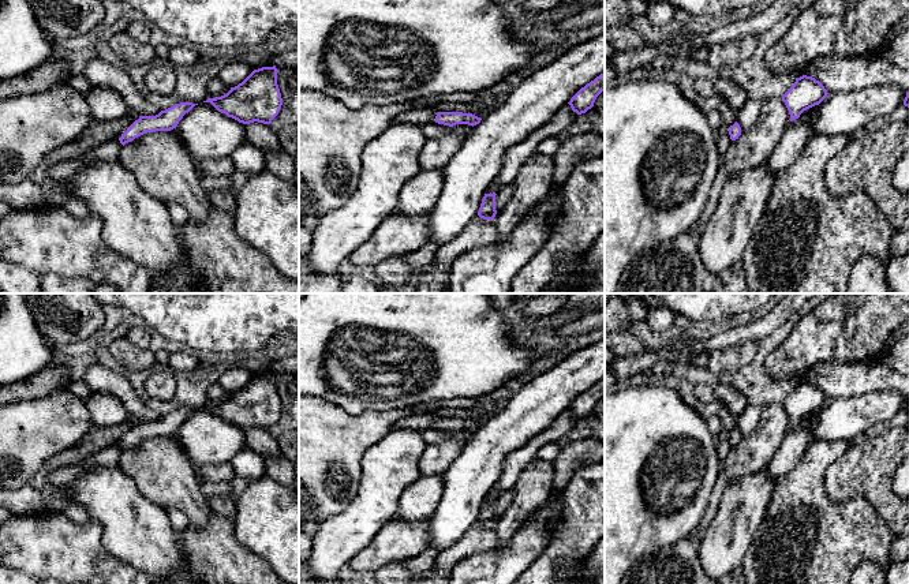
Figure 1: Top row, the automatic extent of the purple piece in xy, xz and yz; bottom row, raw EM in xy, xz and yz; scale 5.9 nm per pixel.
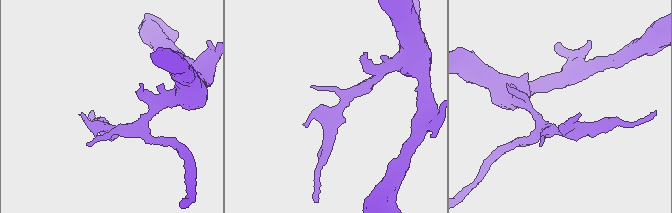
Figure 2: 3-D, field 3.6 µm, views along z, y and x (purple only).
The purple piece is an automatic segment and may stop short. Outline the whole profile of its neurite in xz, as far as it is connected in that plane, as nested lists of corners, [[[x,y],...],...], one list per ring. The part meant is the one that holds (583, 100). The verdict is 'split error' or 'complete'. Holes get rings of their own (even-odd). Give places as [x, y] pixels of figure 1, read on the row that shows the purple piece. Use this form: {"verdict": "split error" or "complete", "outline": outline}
{"verdict": "complete", "outline": [[[605,72],[581,87],[568,102],[577,115],[586,113],[594,106],[596,97],[605,91]]]}

